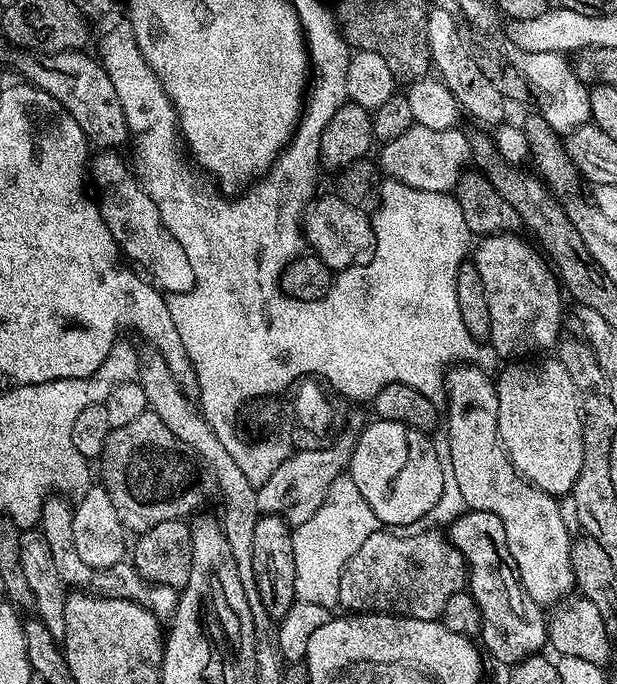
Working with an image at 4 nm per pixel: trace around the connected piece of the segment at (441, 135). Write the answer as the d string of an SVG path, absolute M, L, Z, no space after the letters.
M413 123L411 128L407 128L398 138L385 140L379 145L380 160L378 168L389 180L398 180L408 186L414 186L418 190L430 190L431 192L451 193L456 187L462 173L469 167L472 158L472 147L468 145L468 137L459 127L444 129L441 132L432 130L427 126Z

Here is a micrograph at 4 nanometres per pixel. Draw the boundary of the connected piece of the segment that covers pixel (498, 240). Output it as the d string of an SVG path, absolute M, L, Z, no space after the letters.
M508 230L485 235L481 240L484 241L477 248L475 245L470 260L478 266L482 286L486 286L486 303L490 306L488 340L497 357L528 358L543 353L543 348L555 349L562 336L562 288L547 259L527 239L519 240Z

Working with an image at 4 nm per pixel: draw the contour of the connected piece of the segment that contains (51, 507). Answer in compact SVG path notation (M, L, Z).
M60 494L49 496L47 502L42 506L42 514L38 525L39 531L43 532L46 538L46 546L50 546L50 554L54 558L54 566L58 566L58 574L61 581L71 589L78 592L89 592L92 596L109 596L110 598L122 598L133 600L150 610L155 616L161 618L171 617L176 611L176 603L180 601L180 593L170 586L152 584L144 580L142 574L131 562L121 562L109 568L95 568L86 566L74 547L74 522L72 521L71 503L67 504L65 497Z

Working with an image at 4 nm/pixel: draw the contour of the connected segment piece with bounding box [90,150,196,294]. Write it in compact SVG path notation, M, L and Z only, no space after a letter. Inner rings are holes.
M100 150L90 160L90 180L91 183L92 180L96 183L94 196L99 203L102 218L106 222L110 234L120 245L121 253L137 269L147 273L153 281L164 280L162 288L165 293L188 292L196 285L194 270L190 267L190 258L186 258L186 250L182 250L182 246L178 246L178 242L170 234L170 230L166 230L166 226L162 226L158 206L154 206L154 202L150 202L150 194L146 194L146 190L142 190L140 181L136 179L135 171L130 167L129 161L127 164L119 156L120 154L116 150Z

